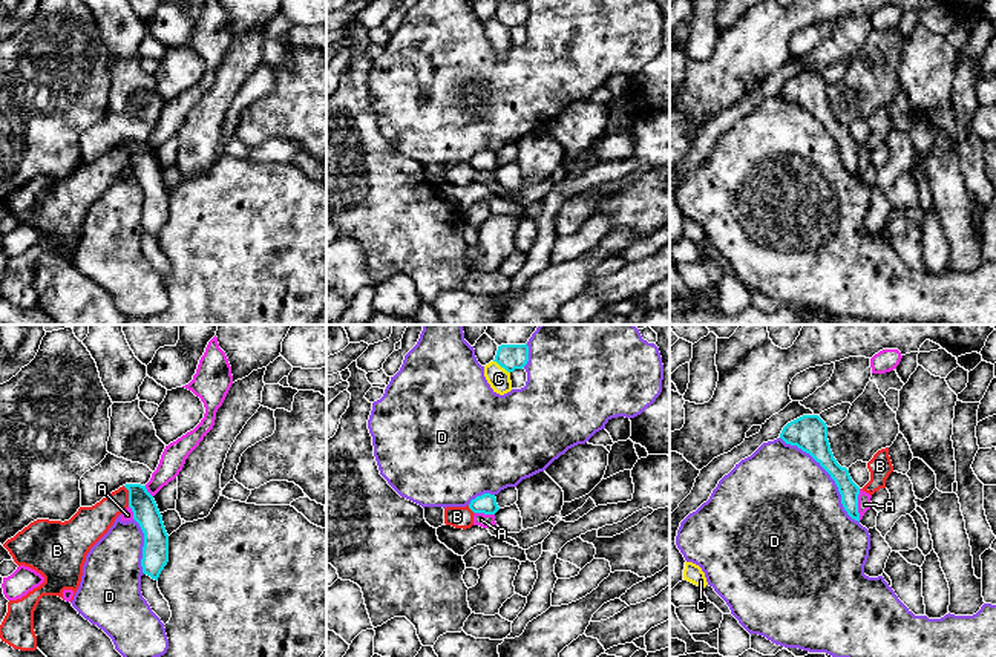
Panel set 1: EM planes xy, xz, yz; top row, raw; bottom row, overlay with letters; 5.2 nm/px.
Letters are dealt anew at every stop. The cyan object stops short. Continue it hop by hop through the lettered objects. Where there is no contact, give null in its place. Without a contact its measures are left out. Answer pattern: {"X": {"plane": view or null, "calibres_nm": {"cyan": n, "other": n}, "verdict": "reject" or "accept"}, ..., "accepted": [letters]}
{"A": {"plane": "yz", "calibres_nm": {"cyan": 100, "other": 70}, "verdict": "reject"}, "B": {"plane": "xy", "calibres_nm": {"cyan": 140, "other": 180}, "verdict": "reject"}, "C": {"plane": "xz", "calibres_nm": {"cyan": 140, "other": 120}, "verdict": "reject"}, "D": {"plane": "yz", "calibres_nm": {"cyan": 190, "other": 500}, "verdict": "reject"}, "accepted": []}

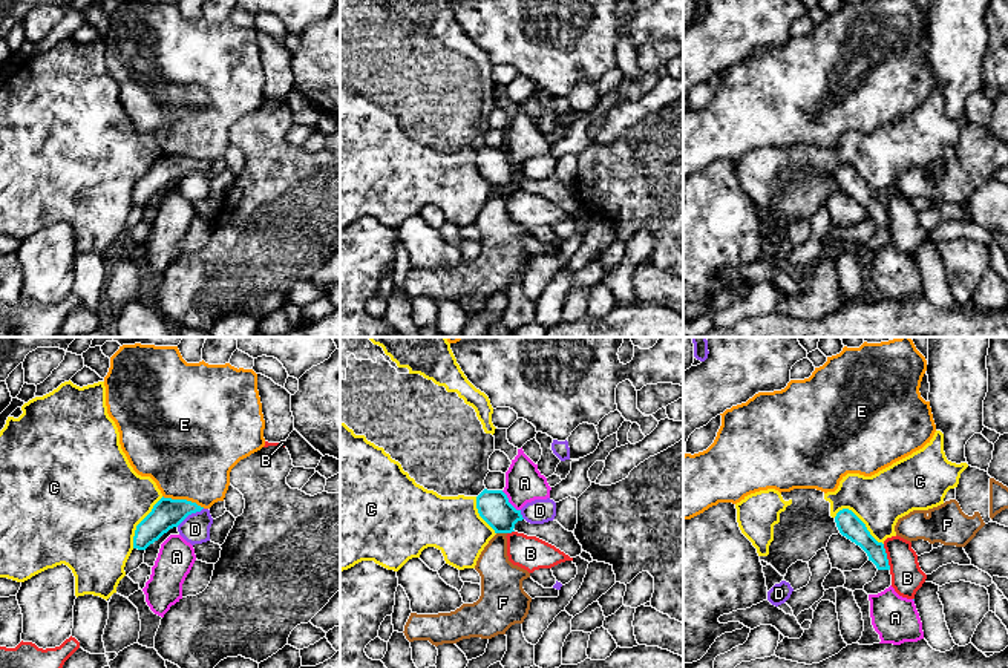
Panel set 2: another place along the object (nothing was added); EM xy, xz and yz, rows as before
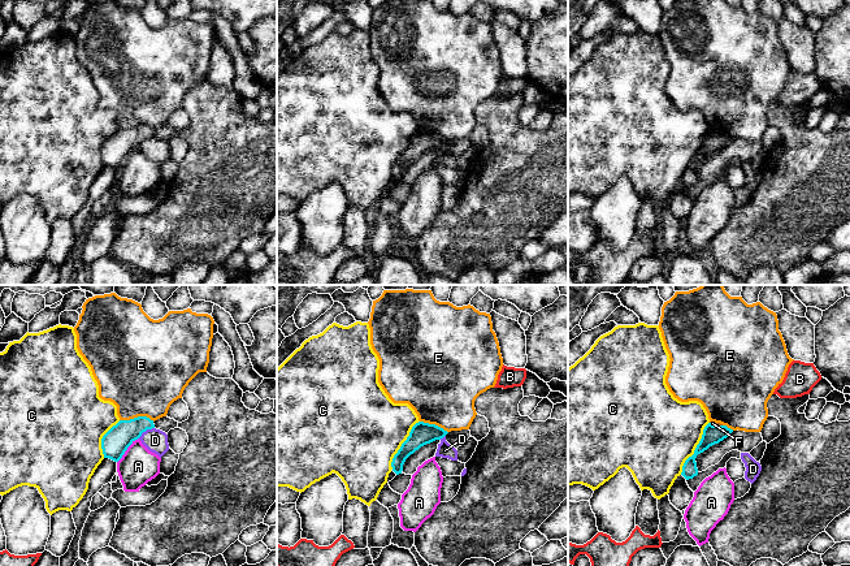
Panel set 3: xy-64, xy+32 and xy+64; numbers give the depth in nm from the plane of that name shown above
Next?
{"A": {"plane": "xz", "calibres_nm": {"cyan": 170, "other": 200}, "verdict": "reject"}, "B": {"plane": "yz", "calibres_nm": {"cyan": 120, "other": 170}, "verdict": "reject"}, "C": {"plane": "yz", "calibres_nm": {"cyan": 120, "other": 280}, "verdict": "reject"}, "D": {"plane": "xy", "calibres_nm": {"cyan": 160, "other": 160}, "verdict": "reject"}, "E": {"plane": "xy", "calibres_nm": {"cyan": 160, "other": 480}, "verdict": "reject"}, "F": {"plane": "xz", "calibres_nm": {"cyan": 170, "other": 200}, "verdict": "accept"}, "accepted": ["F"]}

